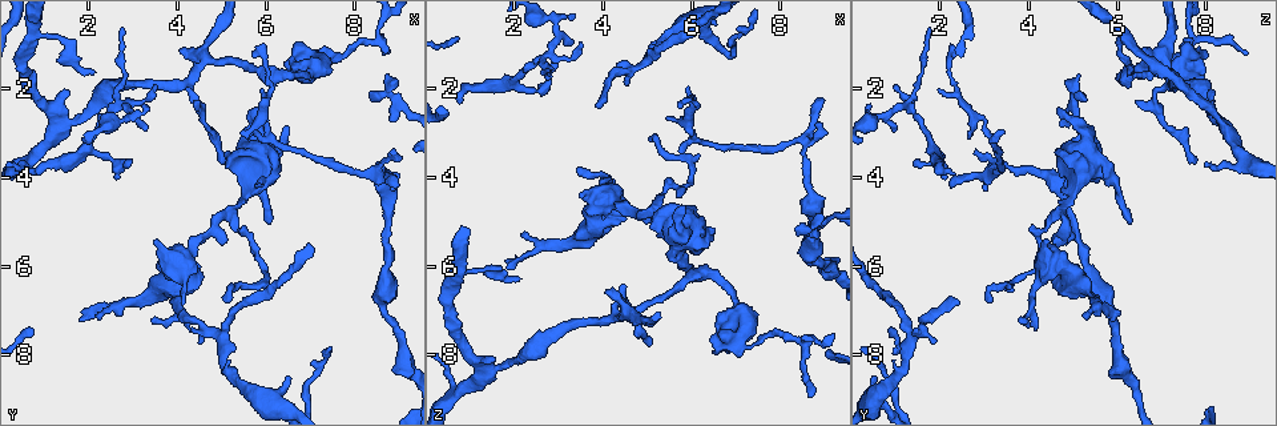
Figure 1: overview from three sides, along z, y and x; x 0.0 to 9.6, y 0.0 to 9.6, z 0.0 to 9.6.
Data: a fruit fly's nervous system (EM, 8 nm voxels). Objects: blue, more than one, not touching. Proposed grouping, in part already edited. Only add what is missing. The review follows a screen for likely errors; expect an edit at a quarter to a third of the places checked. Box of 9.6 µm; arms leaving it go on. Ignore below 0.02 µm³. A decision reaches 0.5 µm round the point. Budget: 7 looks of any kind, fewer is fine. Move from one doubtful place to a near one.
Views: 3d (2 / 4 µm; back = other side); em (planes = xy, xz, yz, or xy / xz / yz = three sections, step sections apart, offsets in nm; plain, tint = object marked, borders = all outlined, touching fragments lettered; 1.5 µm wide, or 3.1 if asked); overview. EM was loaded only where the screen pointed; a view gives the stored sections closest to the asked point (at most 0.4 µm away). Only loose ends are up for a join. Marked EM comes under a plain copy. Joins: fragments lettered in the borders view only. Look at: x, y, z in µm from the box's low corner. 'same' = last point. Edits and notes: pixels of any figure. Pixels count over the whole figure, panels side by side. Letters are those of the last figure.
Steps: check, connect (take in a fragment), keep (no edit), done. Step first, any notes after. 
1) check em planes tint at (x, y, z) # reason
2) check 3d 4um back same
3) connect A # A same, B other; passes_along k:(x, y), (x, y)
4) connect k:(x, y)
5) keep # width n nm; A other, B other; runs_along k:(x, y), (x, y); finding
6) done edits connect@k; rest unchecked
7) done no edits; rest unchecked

check em planes borders at (5.80, 2.35, 4.70) # an open end

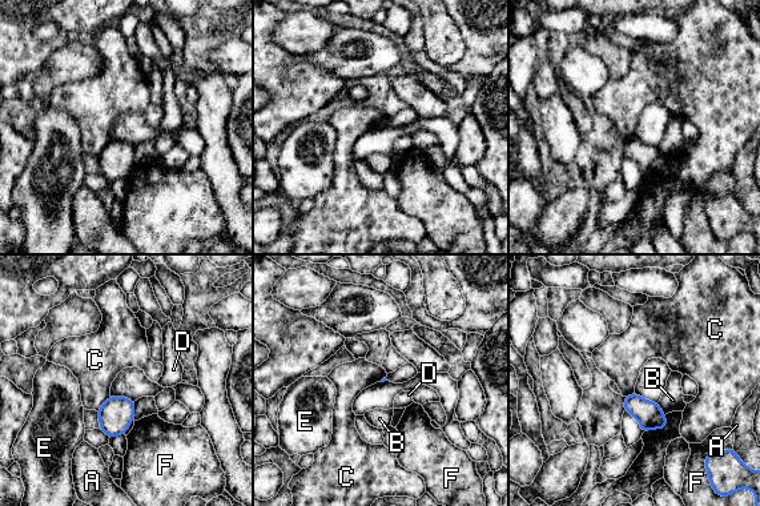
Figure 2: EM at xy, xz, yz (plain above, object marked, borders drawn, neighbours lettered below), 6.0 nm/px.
keep # A other, B other, C other, D other, E other, F other; border 2:(111, 397), (96, 410); no lettered fragment goes on from it

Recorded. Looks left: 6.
check em planes tint at (7.40, 1.05, 7.90) # an open end

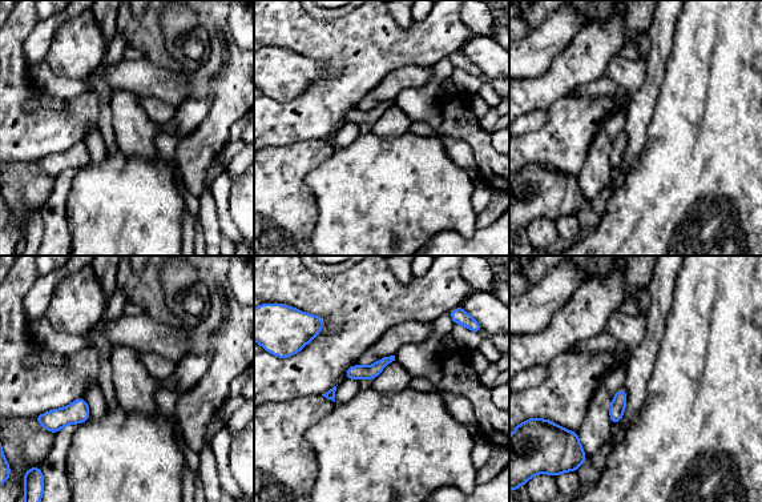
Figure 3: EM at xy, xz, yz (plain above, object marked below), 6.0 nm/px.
check em planes borders same

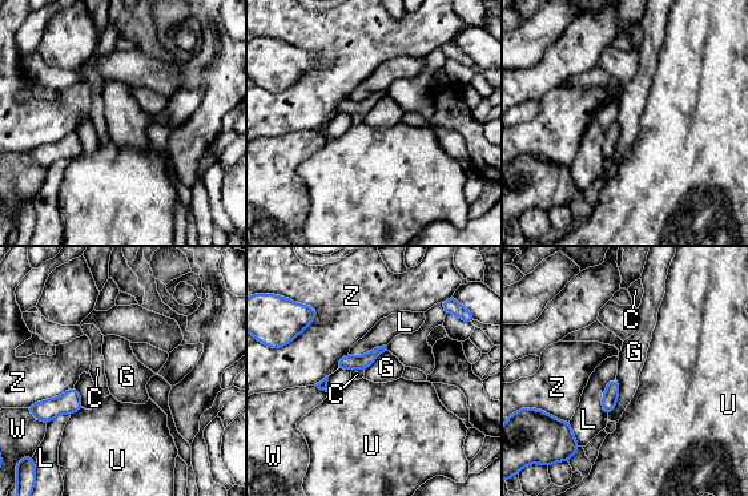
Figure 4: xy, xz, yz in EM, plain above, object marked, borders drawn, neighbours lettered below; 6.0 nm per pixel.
keep # longest_contact Z 280 nm; C other, G other, L other, U other, W other, Z other; border 4:(616, 378), (619, 395), (608, 416); no lettered fragment goes on from it

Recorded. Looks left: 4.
check em xy step 4 borders at (6.00, 4.95, 6.35) # free end

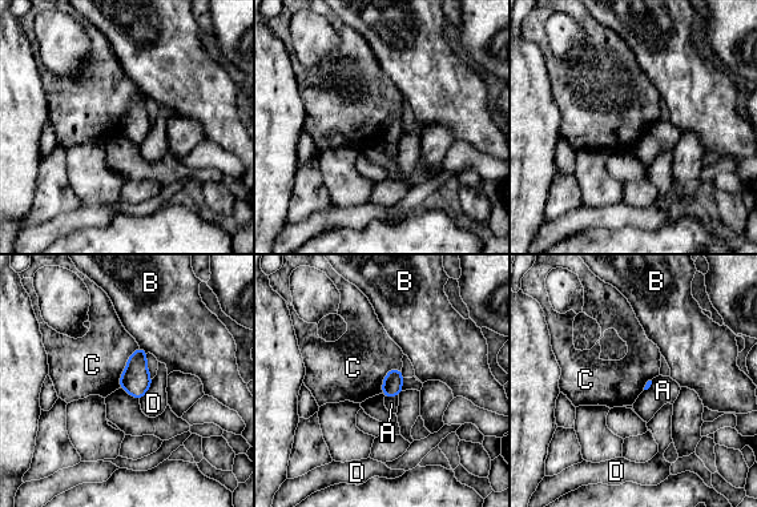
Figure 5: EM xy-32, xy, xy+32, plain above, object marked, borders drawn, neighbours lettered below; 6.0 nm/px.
check em planes borders same # cut it another way

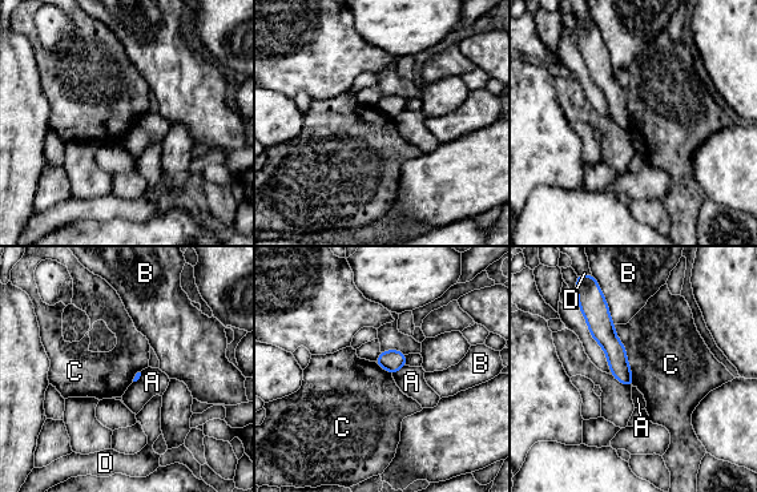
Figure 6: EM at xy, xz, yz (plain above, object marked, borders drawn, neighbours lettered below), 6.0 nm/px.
keep # A other, B other, C other, D other; none of them fits

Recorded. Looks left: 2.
done no edits; rest unchecked

